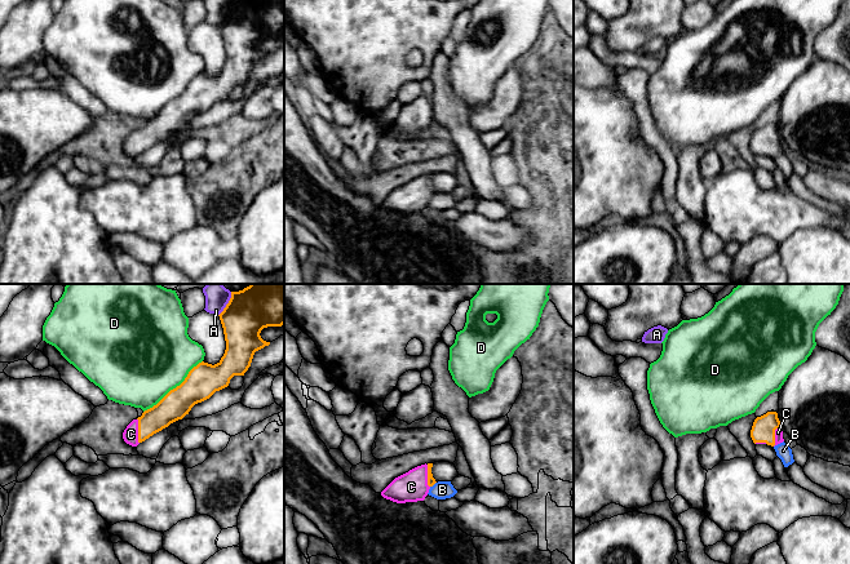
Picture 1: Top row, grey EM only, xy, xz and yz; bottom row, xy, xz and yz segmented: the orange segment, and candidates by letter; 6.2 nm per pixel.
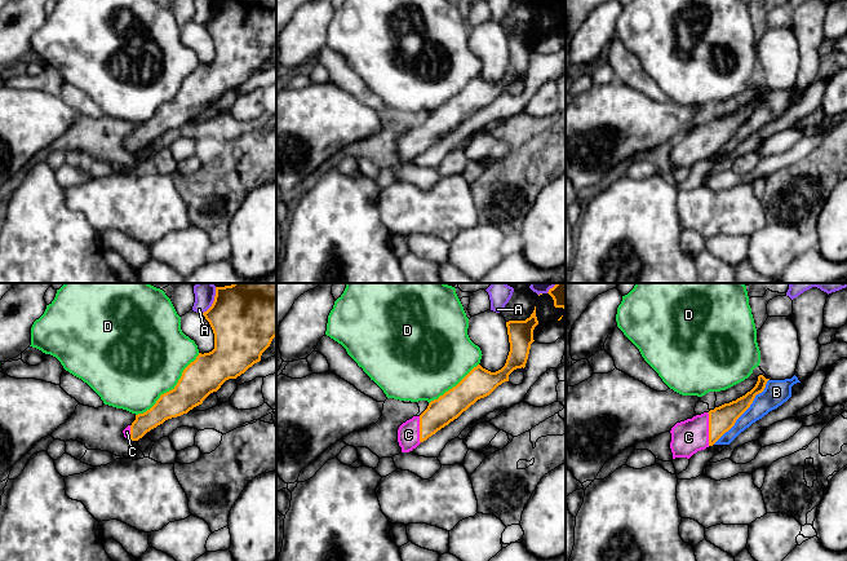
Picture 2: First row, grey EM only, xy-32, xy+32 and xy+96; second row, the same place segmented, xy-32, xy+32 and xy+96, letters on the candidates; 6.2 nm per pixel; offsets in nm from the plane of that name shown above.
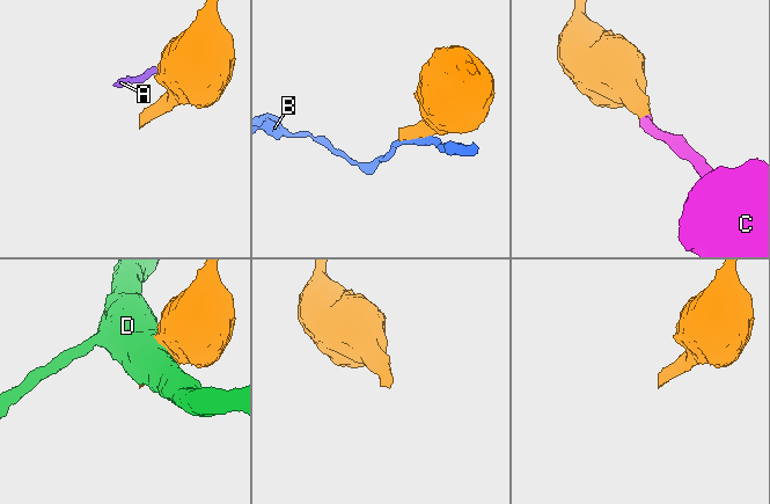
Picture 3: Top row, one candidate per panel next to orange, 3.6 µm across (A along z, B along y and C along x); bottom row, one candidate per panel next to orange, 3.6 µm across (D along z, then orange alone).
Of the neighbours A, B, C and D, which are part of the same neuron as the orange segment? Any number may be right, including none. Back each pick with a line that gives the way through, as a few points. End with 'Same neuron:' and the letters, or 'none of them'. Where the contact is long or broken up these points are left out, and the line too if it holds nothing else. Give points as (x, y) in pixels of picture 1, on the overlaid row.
Same neuron: C

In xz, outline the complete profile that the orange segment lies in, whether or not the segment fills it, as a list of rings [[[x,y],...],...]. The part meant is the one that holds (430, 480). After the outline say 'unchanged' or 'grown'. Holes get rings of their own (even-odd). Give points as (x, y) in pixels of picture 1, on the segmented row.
[[[433,463],[417,466],[395,478],[381,496],[397,503],[424,501],[437,483],[431,474]]] | grown

